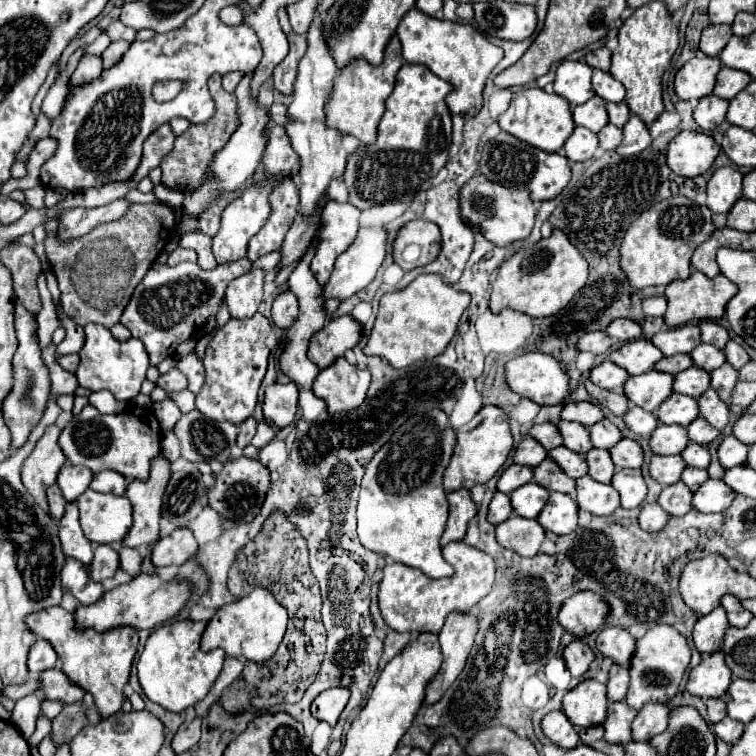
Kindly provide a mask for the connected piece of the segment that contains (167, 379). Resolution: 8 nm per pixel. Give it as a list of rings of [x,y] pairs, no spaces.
[[[172,369],[166,375],[160,375],[160,379],[156,381],[156,385],[162,387],[166,393],[182,391],[182,389],[186,389],[186,377],[178,369]]]

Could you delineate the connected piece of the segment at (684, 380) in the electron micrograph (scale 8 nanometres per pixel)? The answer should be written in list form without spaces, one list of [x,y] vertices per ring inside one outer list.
[[[690,367],[676,375],[674,391],[698,399],[708,387],[710,387],[710,373],[706,373],[700,367]]]

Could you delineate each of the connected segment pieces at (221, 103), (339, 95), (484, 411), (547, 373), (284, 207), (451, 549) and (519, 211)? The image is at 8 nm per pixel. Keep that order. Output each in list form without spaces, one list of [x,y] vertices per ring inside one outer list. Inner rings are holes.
[[[218,73],[208,79],[210,95],[212,95],[214,105],[216,105],[216,111],[214,111],[212,119],[206,121],[206,123],[192,125],[192,127],[188,127],[188,131],[184,131],[182,135],[178,135],[176,141],[174,141],[172,153],[168,153],[168,157],[164,157],[164,161],[160,163],[162,183],[164,183],[166,187],[170,187],[170,189],[176,189],[176,191],[186,193],[186,191],[198,187],[198,185],[204,181],[206,167],[208,167],[208,163],[212,161],[214,153],[226,145],[228,137],[230,137],[230,135],[234,133],[234,129],[236,129],[236,99],[234,99],[234,95],[224,93],[220,79],[222,79],[222,75],[218,75]]]
[[[396,35],[390,39],[390,43],[384,49],[382,65],[370,65],[362,57],[346,63],[338,71],[330,97],[326,101],[328,127],[336,127],[338,131],[350,133],[362,143],[370,145],[376,139],[376,127],[378,127],[380,117],[384,115],[384,101],[394,89],[394,77],[400,67],[402,67],[402,51],[400,51],[400,41]]]
[[[484,405],[470,423],[458,429],[458,443],[450,459],[450,465],[444,473],[444,489],[446,491],[462,487],[472,489],[478,483],[488,483],[506,463],[512,447],[514,447],[514,437],[506,413],[496,405]]]
[[[528,351],[520,357],[514,357],[506,363],[506,381],[512,391],[516,391],[520,397],[532,399],[538,405],[562,405],[566,403],[570,395],[570,377],[564,371],[564,367],[550,355]]]
[[[284,181],[284,185],[276,185],[270,197],[270,217],[264,227],[256,233],[256,237],[248,243],[248,259],[256,261],[258,257],[278,249],[284,241],[286,231],[290,229],[296,213],[298,213],[298,191],[292,181]]]
[[[452,541],[442,549],[444,559],[454,567],[450,577],[432,579],[414,567],[392,563],[384,567],[384,579],[380,583],[380,611],[384,621],[396,631],[418,631],[418,633],[440,633],[446,615],[450,611],[470,611],[484,595],[490,593],[494,583],[494,559],[466,545],[464,541]]]
[[[482,175],[472,177],[460,191],[460,209],[464,213],[464,219],[498,247],[524,241],[534,227],[534,215],[536,215],[528,189],[508,189],[502,187],[500,183],[488,181]]]

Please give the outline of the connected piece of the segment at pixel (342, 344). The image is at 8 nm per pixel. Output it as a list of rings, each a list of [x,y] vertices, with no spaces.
[[[342,315],[330,319],[320,331],[316,331],[310,339],[308,357],[320,367],[328,367],[336,357],[342,357],[346,349],[356,347],[362,337],[362,325],[350,317]]]

